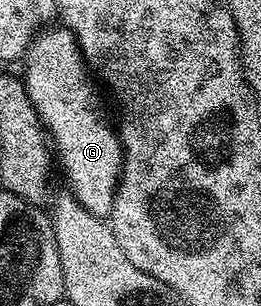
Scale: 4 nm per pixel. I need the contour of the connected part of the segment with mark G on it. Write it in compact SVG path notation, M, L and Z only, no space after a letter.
M54 27L43 28L46 30L43 33L41 30L26 50L26 90L52 142L57 164L58 161L62 164L62 173L70 184L69 192L85 209L106 219L122 177L122 138L117 128L106 122L106 113L90 82L82 47L74 34L65 27L50 28Z

